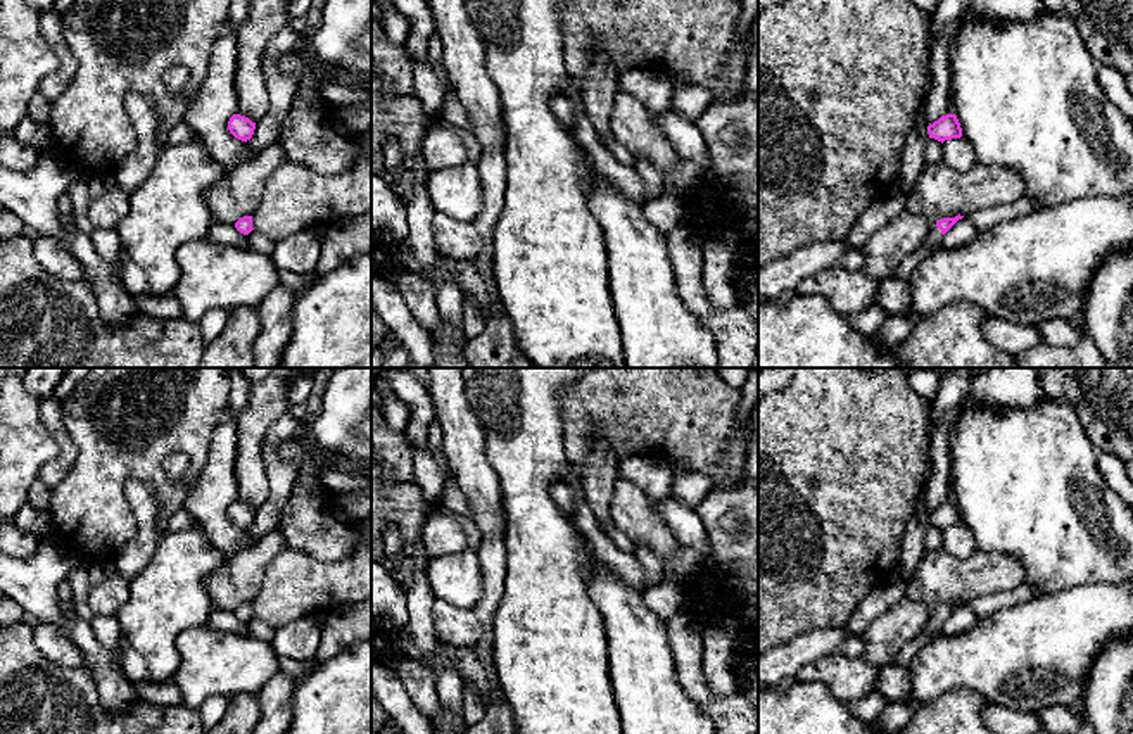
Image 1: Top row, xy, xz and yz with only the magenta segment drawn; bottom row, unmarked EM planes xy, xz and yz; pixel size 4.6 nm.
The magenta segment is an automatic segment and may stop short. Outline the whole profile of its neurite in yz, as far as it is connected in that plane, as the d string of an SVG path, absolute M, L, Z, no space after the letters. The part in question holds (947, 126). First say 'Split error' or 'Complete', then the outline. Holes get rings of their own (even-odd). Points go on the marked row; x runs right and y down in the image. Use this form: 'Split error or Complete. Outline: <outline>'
Complete. Outline: M955 114L941 116L938 121L927 126L929 138L938 142L960 138L962 128Z

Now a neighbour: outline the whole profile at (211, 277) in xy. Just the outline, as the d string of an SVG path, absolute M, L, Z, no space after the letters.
M209 238L185 242L176 252L176 264L180 280L173 295L181 316L193 323L211 309L257 307L280 285L271 256Z

